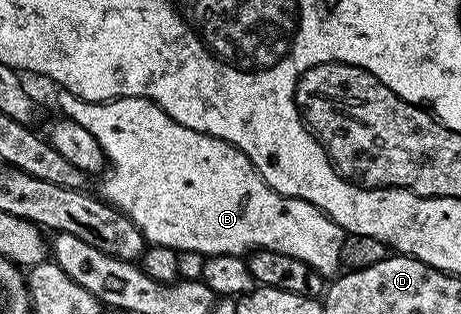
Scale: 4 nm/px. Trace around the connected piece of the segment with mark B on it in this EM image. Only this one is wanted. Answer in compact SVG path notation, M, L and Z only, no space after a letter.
M61 91L58 94L57 105L61 108L60 112L75 123L79 123L79 127L87 127L87 131L91 131L91 135L95 135L99 147L103 147L109 168L108 173L110 172L109 178L105 181L104 200L113 208L126 213L135 223L135 227L139 227L139 231L144 235L149 245L171 247L181 255L201 253L202 258L231 255L232 253L245 255L254 249L279 251L283 255L291 255L291 259L303 259L303 263L307 263L307 267L314 269L320 277L333 279L338 276L339 270L342 268L341 252L343 251L343 243L347 236L345 230L341 229L339 223L335 223L323 210L315 207L309 201L304 201L298 197L288 197L272 189L259 175L259 171L253 166L251 159L247 159L247 155L243 155L243 151L239 151L231 143L206 133L191 131L191 127L183 127L183 123L175 123L175 119L171 119L171 115L167 115L167 111L163 111L155 102L148 101L146 97L116 97L113 101L85 101L76 93Z

